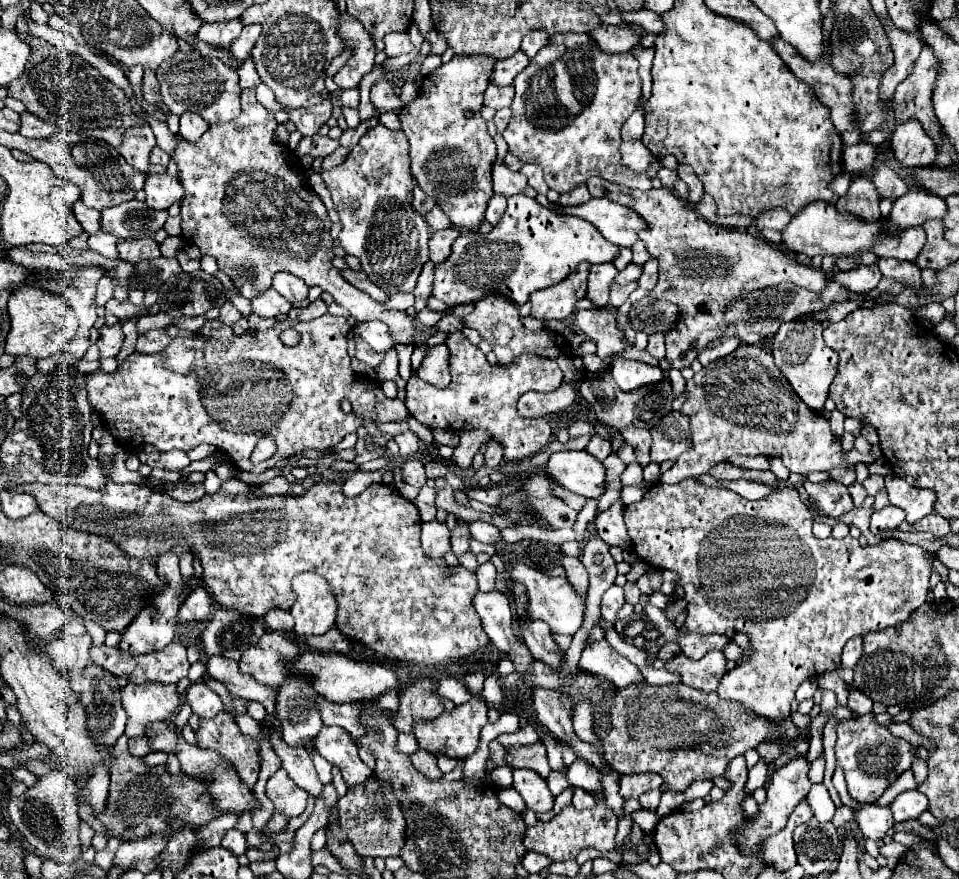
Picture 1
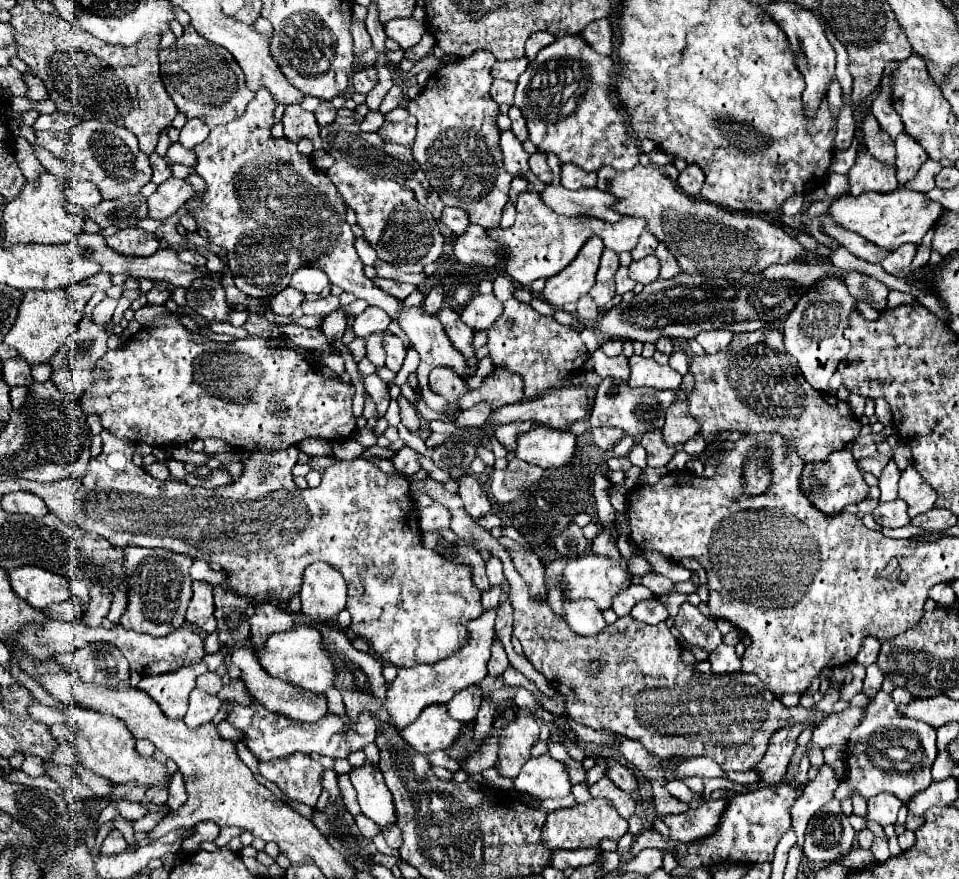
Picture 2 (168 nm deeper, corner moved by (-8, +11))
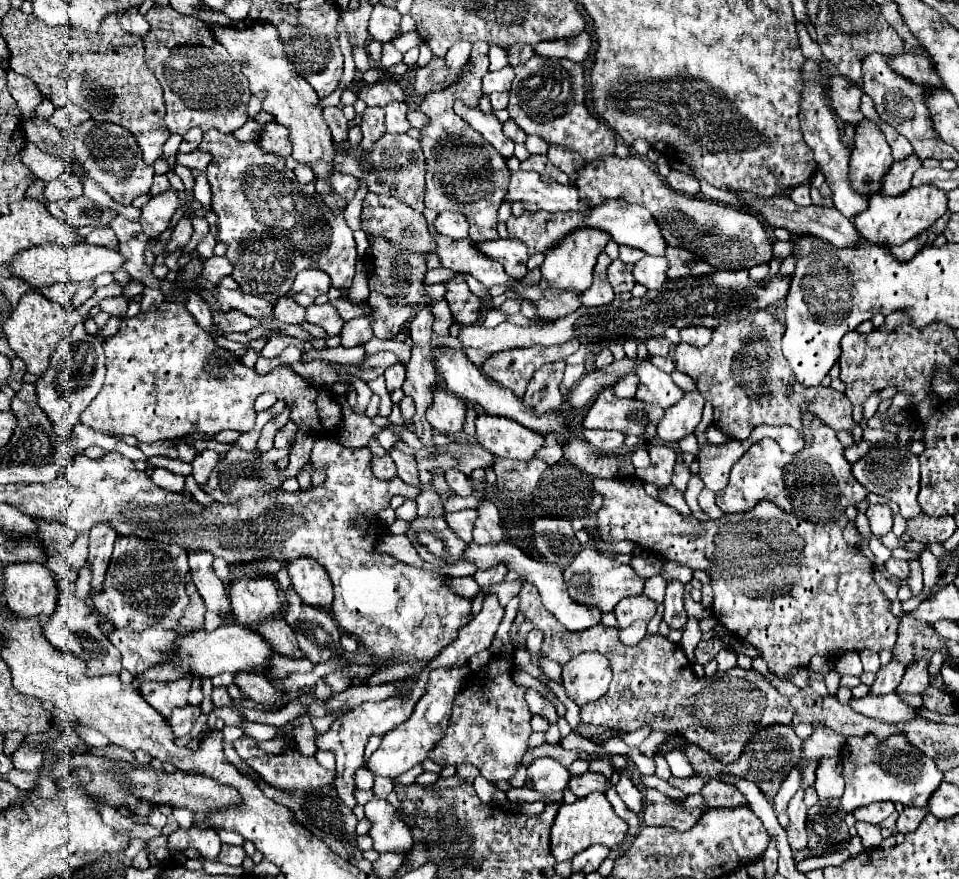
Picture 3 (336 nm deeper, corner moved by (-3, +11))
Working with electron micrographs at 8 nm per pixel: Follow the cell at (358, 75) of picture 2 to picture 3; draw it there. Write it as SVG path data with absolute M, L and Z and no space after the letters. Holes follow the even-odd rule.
M379 81L375 85L361 85L359 97L369 105L369 107L385 107L391 101L401 101L407 103L407 95L399 87L399 83L391 81Z

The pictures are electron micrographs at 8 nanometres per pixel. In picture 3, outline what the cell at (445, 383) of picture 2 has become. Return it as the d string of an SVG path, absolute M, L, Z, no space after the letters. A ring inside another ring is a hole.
M435 389L435 399L433 405L427 409L427 421L433 425L433 429L449 433L449 435L459 435L463 433L465 425L465 403L451 391Z

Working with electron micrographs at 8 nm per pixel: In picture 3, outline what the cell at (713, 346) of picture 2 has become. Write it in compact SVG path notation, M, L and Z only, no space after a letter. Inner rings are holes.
M685 327L679 331L679 335L683 343L689 343L693 347L703 347L707 341L711 341L711 329L707 327Z

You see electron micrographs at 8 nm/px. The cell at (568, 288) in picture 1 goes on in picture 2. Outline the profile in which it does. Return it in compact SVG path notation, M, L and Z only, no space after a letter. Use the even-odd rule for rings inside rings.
M598 237L588 239L578 257L562 273L546 279L546 287L542 291L544 301L554 309L562 309L566 303L578 301L578 297L586 295L594 285L602 249L604 245Z

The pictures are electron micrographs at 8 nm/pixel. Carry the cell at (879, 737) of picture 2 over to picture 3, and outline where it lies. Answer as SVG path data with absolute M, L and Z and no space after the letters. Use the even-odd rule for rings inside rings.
M873 735L867 737L849 737L841 751L845 793L841 797L841 809L847 813L855 811L861 805L873 801L893 801L903 803L905 807L927 807L931 793L943 783L943 773L937 769L935 761L919 753L903 735L893 735L885 741L879 741Z

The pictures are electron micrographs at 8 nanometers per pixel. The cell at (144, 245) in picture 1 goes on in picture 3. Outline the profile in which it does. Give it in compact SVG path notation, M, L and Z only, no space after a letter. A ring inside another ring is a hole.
M105 227L105 229L95 229L93 233L89 233L85 237L87 243L93 243L93 245L105 245L109 249L117 249L119 247L119 241L117 241L117 235L113 233L111 227Z

